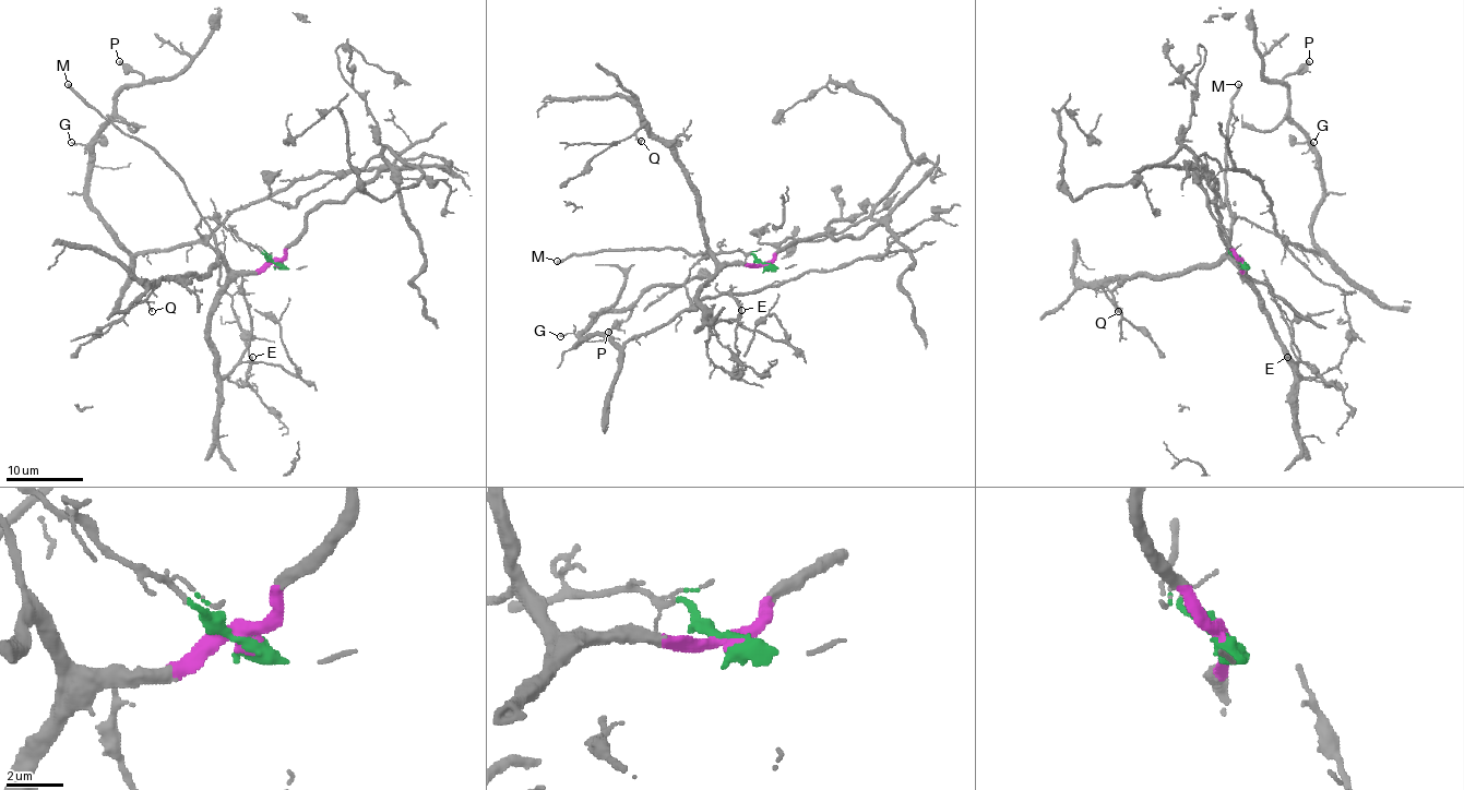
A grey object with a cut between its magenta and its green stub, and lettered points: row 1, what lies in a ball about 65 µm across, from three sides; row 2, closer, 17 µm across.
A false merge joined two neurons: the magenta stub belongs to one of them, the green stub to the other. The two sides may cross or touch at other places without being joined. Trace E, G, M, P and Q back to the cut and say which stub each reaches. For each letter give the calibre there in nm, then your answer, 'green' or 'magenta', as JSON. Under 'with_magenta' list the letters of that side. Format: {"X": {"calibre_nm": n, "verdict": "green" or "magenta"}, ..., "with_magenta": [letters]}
{"E": {"calibre_nm": 80, "verdict": "magenta"}, "G": {"calibre_nm": 110, "verdict": "green"}, "M": {"calibre_nm": 280, "verdict": "magenta"}, "P": {"calibre_nm": 300, "verdict": "green"}, "Q": {"calibre_nm": 120, "verdict": "magenta"}, "with_magenta": ["E", "M", "Q"]}

